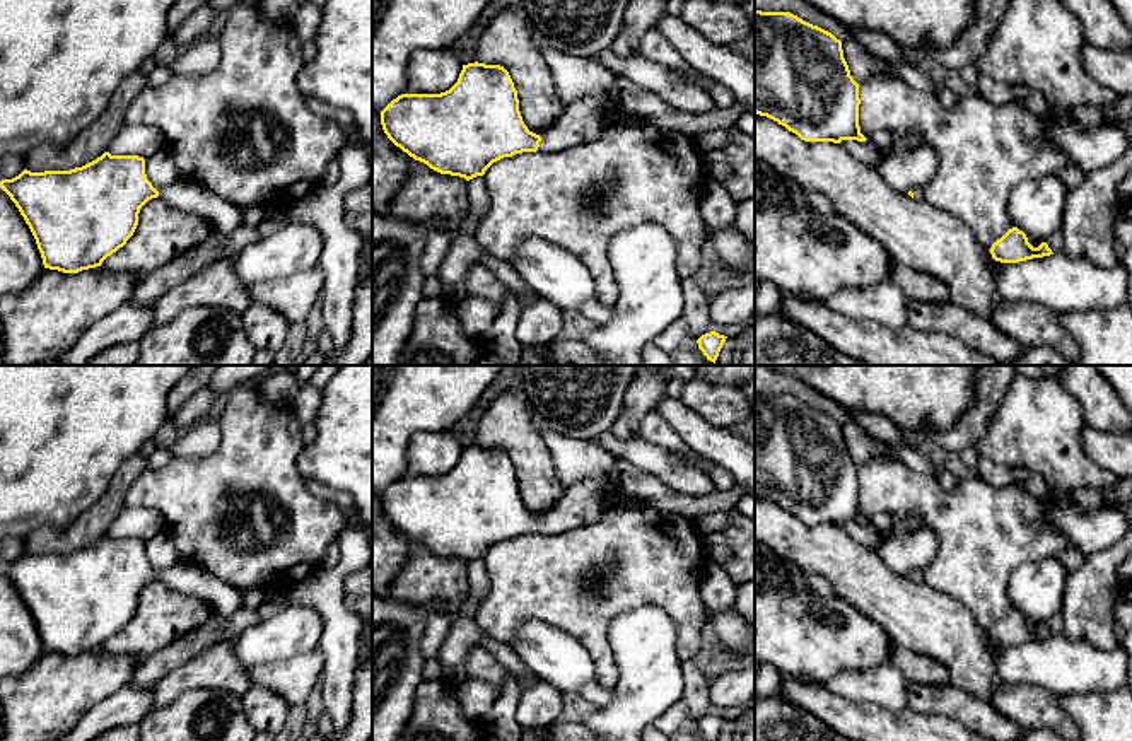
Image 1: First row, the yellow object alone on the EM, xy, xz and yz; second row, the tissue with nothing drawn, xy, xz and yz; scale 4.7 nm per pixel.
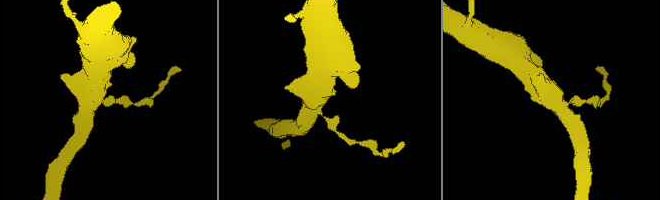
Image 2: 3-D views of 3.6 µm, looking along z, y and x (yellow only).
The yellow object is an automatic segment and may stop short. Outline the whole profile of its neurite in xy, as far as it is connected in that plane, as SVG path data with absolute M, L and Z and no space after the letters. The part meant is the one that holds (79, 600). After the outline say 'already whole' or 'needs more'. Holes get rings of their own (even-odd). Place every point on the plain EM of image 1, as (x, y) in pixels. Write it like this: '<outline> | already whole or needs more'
M104 534L96 543L70 553L31 555L24 551L12 562L2 562L0 570L10 579L29 608L44 651L63 656L101 649L108 639L126 627L138 608L140 591L157 579L174 591L195 594L222 615L229 616L242 608L241 591L196 565L178 562L155 572L147 562L145 541L138 538Z | needs more

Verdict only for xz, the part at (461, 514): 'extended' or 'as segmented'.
extended

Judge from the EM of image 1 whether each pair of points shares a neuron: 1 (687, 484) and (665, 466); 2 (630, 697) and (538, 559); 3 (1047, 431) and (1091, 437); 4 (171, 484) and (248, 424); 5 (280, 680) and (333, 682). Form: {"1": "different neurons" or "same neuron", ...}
{"1": "same neuron", "2": "different neurons", "3": "different neurons", "4": "same neuron", "5": "different neurons"}

